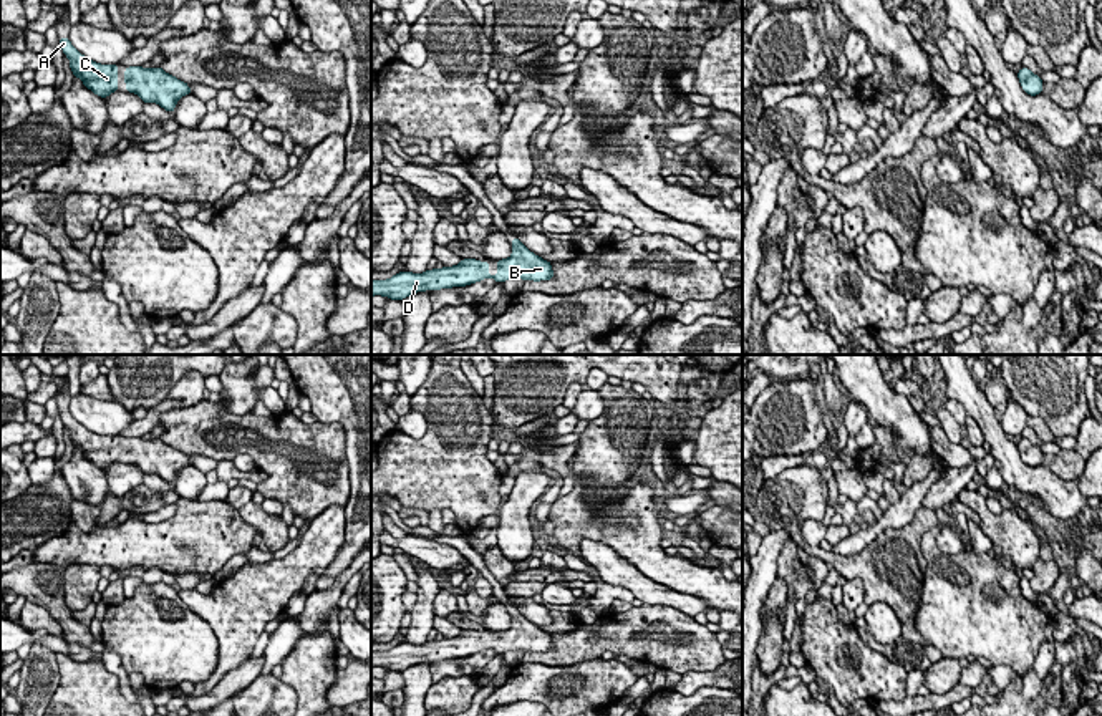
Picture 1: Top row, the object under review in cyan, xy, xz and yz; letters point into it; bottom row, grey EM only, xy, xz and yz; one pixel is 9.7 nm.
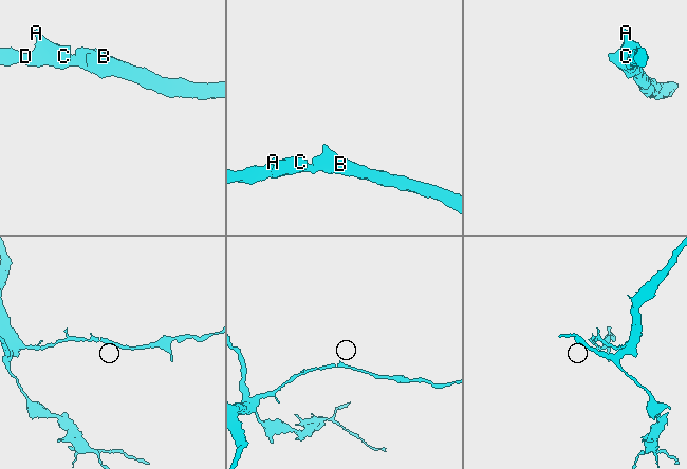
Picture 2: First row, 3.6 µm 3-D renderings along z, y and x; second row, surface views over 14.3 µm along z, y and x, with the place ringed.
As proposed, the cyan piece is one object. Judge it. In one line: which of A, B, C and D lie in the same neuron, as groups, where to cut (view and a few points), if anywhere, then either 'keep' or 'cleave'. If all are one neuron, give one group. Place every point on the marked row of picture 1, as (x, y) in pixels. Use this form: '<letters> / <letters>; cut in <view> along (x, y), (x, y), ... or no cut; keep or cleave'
A B C D; no cut; keep

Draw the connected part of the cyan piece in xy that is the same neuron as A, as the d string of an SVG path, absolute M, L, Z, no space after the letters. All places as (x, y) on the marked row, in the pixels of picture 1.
M58 38L75 78L99 98L106 98L118 91L118 65L101 65L81 55L70 38Z

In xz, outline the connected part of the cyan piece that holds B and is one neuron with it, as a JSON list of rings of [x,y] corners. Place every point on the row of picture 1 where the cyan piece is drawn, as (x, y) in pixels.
[[[517,237],[512,239],[510,257],[497,260],[495,268],[497,273],[491,275],[489,262],[462,259],[457,265],[423,273],[403,270],[386,280],[371,280],[371,297],[381,295],[391,300],[403,300],[418,292],[466,287],[484,278],[494,278],[495,283],[512,278],[534,282],[553,278],[552,264],[530,252]]]

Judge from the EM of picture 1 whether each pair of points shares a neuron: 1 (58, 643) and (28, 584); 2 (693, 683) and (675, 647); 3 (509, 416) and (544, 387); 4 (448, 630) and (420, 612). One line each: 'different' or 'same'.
1: different
2: different
3: same
4: different

